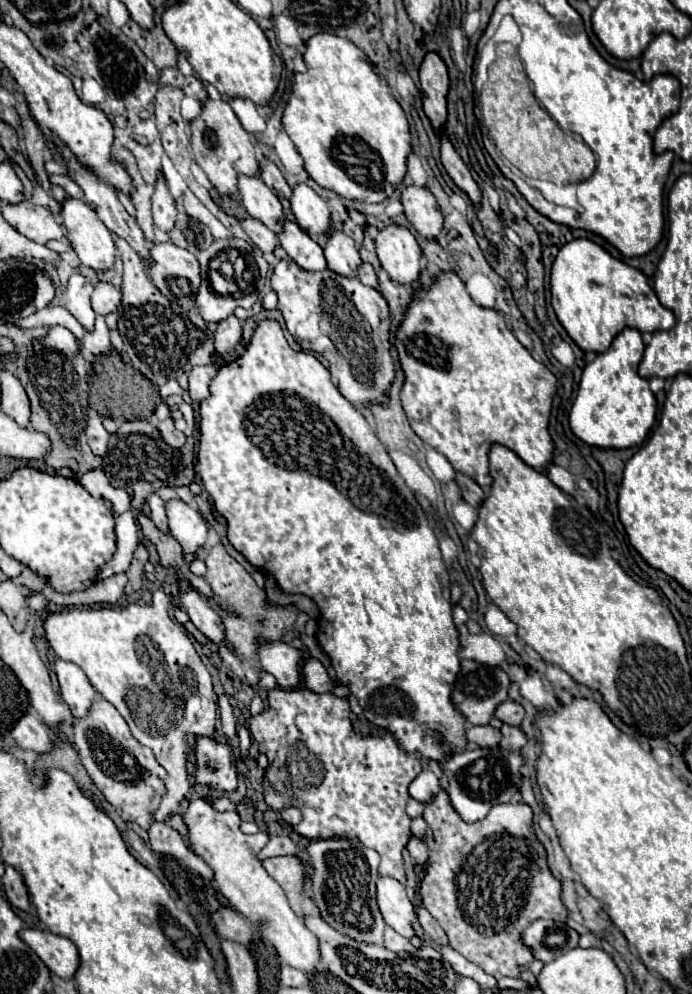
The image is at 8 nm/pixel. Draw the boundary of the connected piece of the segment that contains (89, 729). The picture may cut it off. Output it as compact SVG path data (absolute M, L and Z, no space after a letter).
M99 696L91 708L91 714L87 714L87 718L79 718L73 726L73 738L81 764L107 802L115 806L125 822L137 822L141 828L149 830L155 822L153 814L165 796L167 772L155 760L153 752L133 738L127 722L115 706Z

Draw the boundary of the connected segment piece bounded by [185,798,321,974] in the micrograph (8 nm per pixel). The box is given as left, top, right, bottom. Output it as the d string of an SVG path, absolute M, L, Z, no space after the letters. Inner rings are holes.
M199 798L191 800L185 812L185 824L189 828L187 844L215 870L219 892L231 902L231 906L237 912L241 912L249 922L253 922L259 928L261 936L275 946L279 958L285 964L309 974L319 972L321 954L317 936L307 930L301 918L297 918L283 894L283 888L263 870L261 860L257 860L257 854L269 842L268 834L260 831L253 836L247 836L240 830L241 822L235 810L217 812Z

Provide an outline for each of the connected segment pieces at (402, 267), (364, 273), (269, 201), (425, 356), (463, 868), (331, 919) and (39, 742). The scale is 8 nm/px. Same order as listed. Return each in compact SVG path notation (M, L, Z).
M387 226L379 232L377 256L383 270L397 284L413 284L421 276L421 248L415 236L403 226Z
M361 264L359 268L359 282L365 286L371 286L375 290L379 290L379 282L377 282L377 274L373 270L371 264Z
M239 176L239 198L245 210L253 218L263 222L271 232L279 234L283 230L283 220L285 220L283 206L275 196L275 192L267 188L265 182L261 182L261 178Z
M443 272L429 290L423 290L413 298L395 336L395 346L401 368L405 370L401 404L411 428L425 444L441 452L457 472L473 478L483 490L487 490L493 482L489 474L489 448L493 444L513 450L537 472L547 470L553 462L555 450L547 428L553 396L557 392L557 378L521 346L497 310L481 308L471 300L457 274Z
M429 764L431 770L439 776L441 784L445 786L435 802L425 808L423 820L429 826L429 836L433 842L429 846L429 860L425 866L425 876L421 880L419 892L423 898L423 906L429 914L441 924L447 932L451 948L465 956L469 962L483 968L487 974L495 978L519 978L521 972L535 960L531 950L521 942L523 930L539 918L567 922L567 908L561 902L561 882L551 874L547 866L547 852L543 844L531 834L533 826L533 810L523 802L493 806L491 812L473 824L461 820L461 816L451 806L447 794L447 776L441 772L437 764Z
M331 838L315 840L307 846L309 866L313 868L313 900L319 906L321 918L335 926L341 934L349 938L359 938L361 942L373 942L383 946L383 916L375 902L375 880L379 878L379 854L371 848L365 848L357 840Z
M29 710L13 726L11 734L23 750L29 750L33 754L47 754L53 750L49 730L47 726L43 726L43 722L39 722L39 714L35 714L35 710Z

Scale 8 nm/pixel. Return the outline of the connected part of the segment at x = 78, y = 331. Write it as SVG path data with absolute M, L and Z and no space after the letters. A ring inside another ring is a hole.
M47 306L43 310L35 312L33 316L25 318L23 322L15 323L17 327L24 329L45 328L45 326L53 326L53 324L61 324L61 326L69 328L77 338L83 338L83 334L85 334L85 330L79 326L79 322L75 322L73 314L63 306Z

